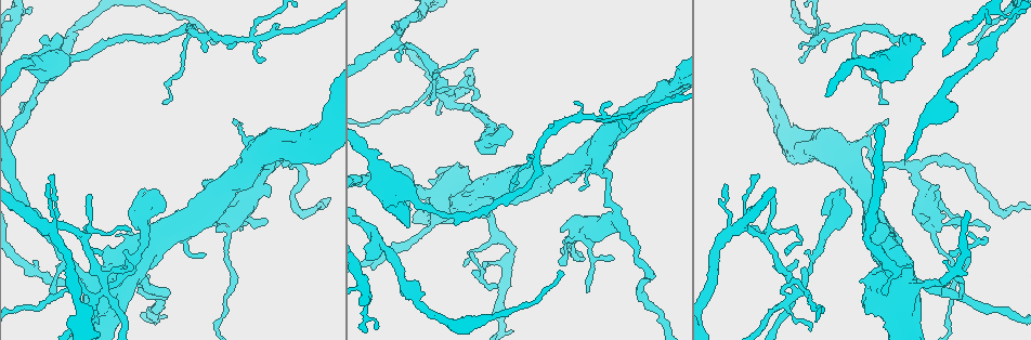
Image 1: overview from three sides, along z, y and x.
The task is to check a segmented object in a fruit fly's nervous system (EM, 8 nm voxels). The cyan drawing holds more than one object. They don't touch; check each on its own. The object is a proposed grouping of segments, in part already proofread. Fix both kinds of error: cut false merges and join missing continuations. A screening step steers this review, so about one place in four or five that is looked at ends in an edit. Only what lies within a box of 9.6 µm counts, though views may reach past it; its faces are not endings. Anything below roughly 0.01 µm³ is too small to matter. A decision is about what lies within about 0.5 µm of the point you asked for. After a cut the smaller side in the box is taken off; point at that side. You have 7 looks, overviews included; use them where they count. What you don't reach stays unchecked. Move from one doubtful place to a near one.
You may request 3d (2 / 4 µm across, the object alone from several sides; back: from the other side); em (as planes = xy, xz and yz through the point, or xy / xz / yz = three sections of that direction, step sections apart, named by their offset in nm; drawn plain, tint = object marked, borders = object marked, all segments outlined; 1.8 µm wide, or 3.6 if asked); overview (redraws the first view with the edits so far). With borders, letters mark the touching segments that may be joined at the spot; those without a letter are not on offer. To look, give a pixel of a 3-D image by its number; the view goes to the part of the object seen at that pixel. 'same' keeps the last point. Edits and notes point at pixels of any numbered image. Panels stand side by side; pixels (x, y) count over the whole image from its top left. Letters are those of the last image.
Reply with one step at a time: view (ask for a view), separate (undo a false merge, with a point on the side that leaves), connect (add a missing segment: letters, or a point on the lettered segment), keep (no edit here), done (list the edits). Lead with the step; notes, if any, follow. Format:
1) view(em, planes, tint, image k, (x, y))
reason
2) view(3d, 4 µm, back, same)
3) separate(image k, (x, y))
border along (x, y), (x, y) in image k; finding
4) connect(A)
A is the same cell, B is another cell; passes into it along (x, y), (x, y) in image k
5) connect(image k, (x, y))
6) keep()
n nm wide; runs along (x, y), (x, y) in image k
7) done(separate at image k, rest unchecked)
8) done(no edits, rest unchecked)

view(3d, 2 µm, image 1, (51, 174))
an open end

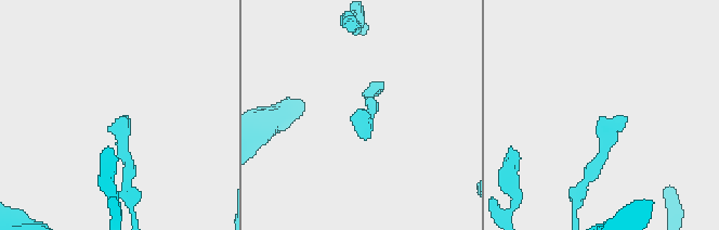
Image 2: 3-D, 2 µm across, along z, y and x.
view(em, xy, step 16, tint, image 2, (122, 118))
now the EM

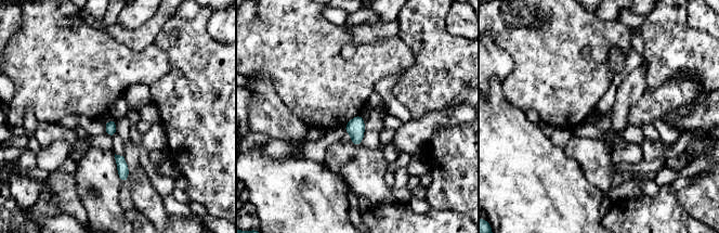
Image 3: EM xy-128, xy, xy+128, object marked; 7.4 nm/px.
view(em, planes, borders, same)

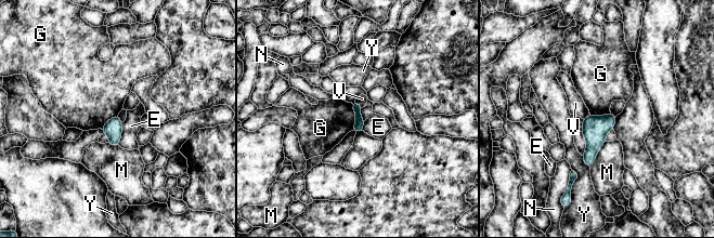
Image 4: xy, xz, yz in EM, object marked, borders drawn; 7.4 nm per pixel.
keep()
E, G, M, N, V and Y are other cells; border along (350, 103), (354, 113), (352, 130) in image 4; none of them fits

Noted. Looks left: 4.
view(em, planes, borders, image 1, (407, 224))
thick end

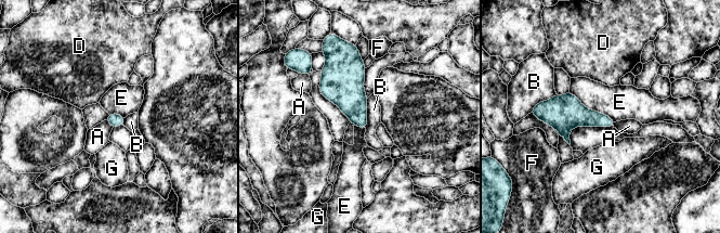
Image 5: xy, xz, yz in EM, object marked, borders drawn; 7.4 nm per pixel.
keep()
E touches over 420 nm; A, B, D, E, F and G are other cells; none of them fits

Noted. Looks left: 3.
view(3d, 4 µm, image 1, (155, 192))
free end

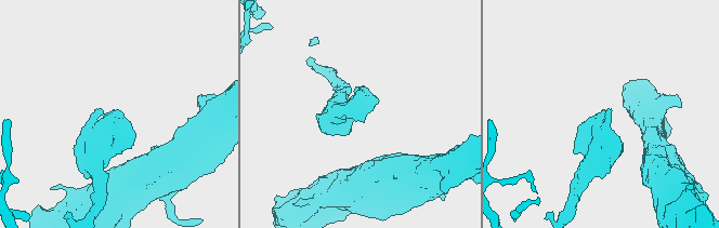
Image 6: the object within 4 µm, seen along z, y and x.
view(em, xy, step 8, borders, image 6, (121, 114))
arms of 300, 440 nm; now the EM

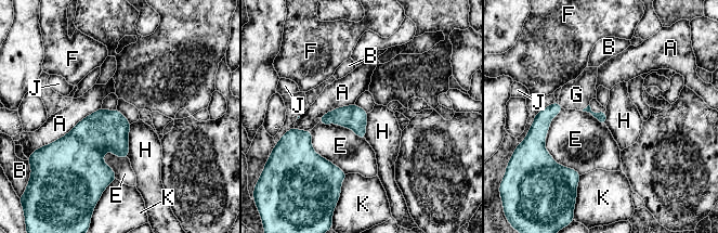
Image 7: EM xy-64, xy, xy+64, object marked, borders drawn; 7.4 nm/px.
connect(G)
G is the same cell, A, B, E, F, H, J and K are other cells; passes into it along (538, 130), (560, 104), (576, 94) in image 7; it goes on there

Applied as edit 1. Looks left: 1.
done(connect at image 7, rest unchecked)

